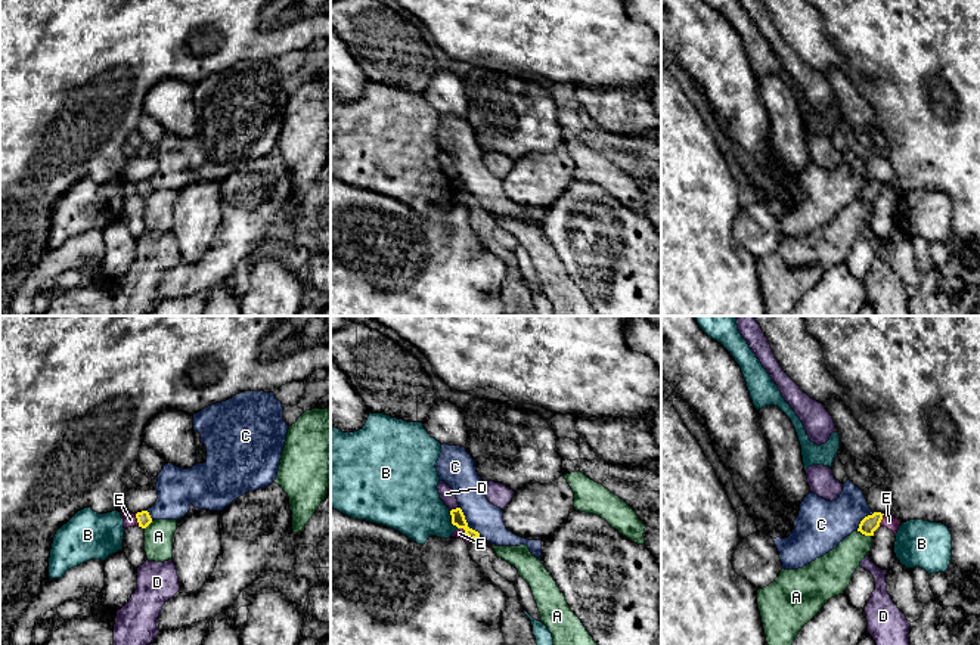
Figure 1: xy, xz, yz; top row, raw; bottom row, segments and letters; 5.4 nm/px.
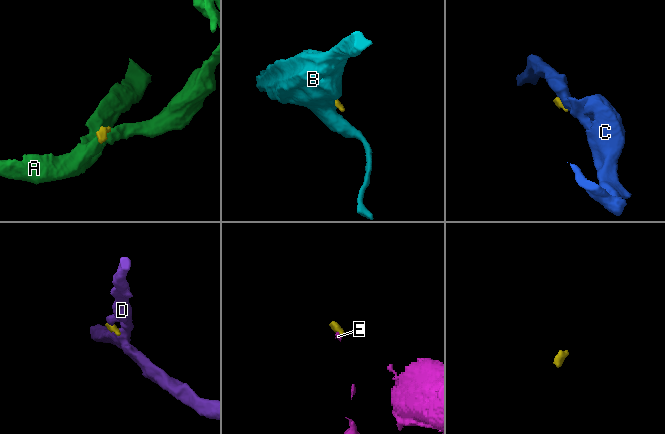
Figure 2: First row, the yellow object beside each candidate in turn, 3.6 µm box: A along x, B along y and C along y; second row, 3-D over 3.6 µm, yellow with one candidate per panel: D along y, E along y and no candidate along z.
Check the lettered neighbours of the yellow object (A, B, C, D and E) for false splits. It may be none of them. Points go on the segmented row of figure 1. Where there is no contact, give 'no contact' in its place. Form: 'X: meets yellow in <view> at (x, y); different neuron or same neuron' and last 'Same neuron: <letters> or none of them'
A: meets yellow in yz at (864, 533); different neuron
B: meets yellow in xz at (452, 520); different neuron
C: meets yellow in xz at (467, 523); different neuron
D: meets yellow in xz at (453, 509); different neuron
E: meets yellow in xz at (465, 532); different neuron
Same neuron: none of them

